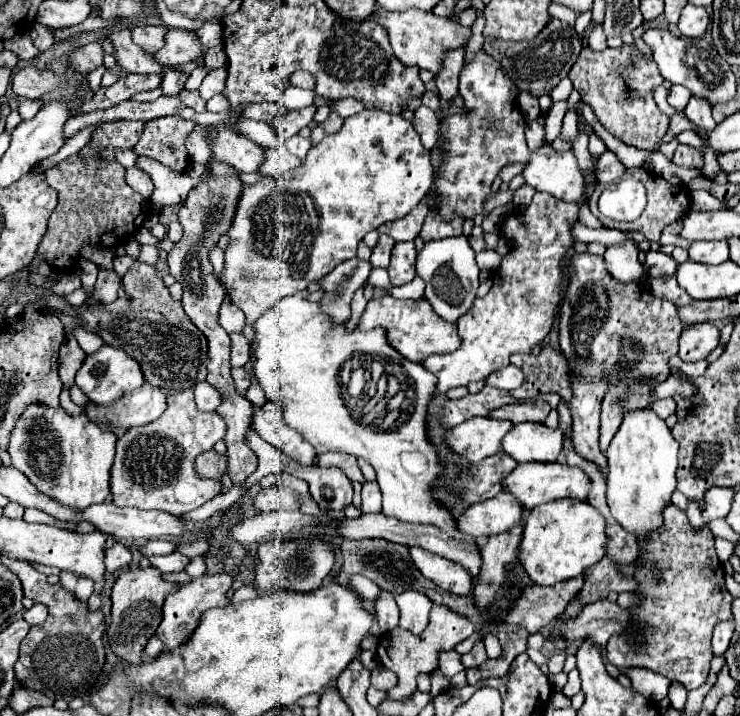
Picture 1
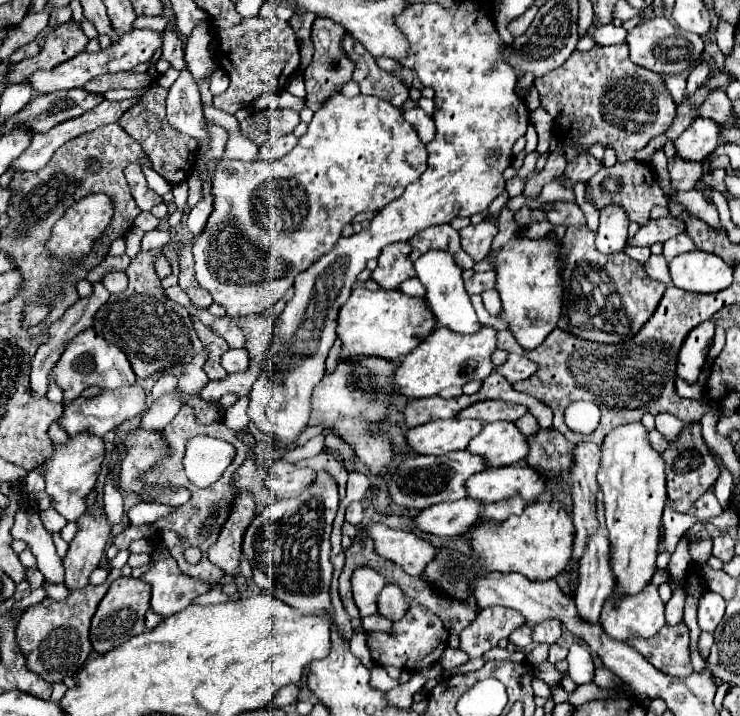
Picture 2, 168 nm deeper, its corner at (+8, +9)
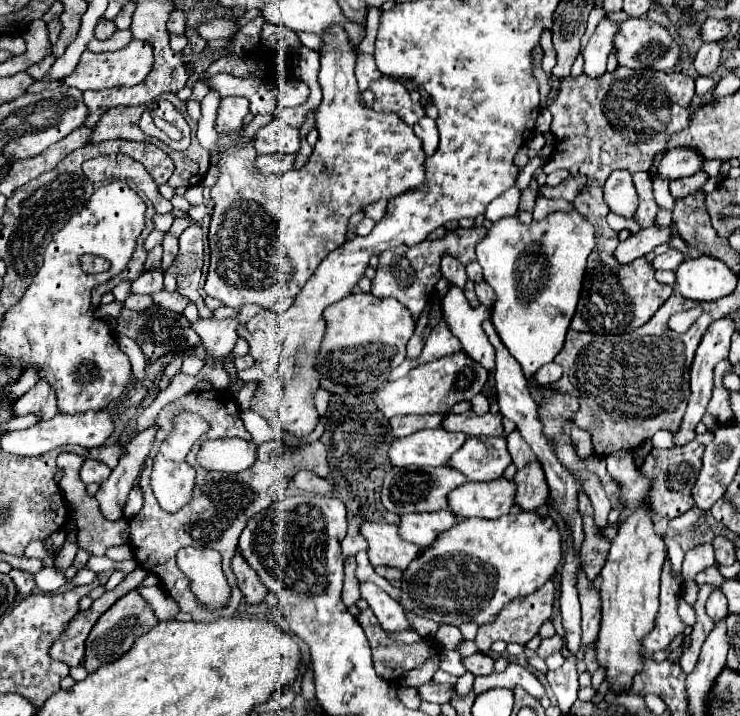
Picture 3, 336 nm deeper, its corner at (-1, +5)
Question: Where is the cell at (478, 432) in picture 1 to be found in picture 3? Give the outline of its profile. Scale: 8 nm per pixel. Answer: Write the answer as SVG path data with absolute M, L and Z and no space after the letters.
M418 430L406 438L396 438L388 448L388 464L392 468L406 466L444 466L454 450L462 448L466 434L436 430Z

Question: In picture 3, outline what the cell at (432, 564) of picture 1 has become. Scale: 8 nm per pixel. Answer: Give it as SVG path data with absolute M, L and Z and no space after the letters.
M364 522L358 532L368 542L368 558L372 566L384 564L384 566L394 566L398 570L406 570L406 566L422 552L420 546L402 542L402 538L398 538L396 524Z

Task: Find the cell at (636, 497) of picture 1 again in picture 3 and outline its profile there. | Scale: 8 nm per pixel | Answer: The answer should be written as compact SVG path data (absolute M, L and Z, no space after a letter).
M616 452L606 456L608 474L620 482L620 498L626 502L630 514L618 526L618 534L612 540L608 560L600 572L600 632L596 640L596 660L606 668L606 682L614 694L624 694L630 690L632 680L644 666L642 640L654 628L658 614L658 594L660 594L660 572L666 560L666 544L662 536L654 532L654 522L650 510L642 502L650 480L634 466L630 452Z

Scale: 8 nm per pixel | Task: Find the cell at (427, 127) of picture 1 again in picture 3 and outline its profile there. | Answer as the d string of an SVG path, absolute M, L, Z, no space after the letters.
M422 118L418 124L414 124L414 134L422 140L422 150L426 156L432 156L438 148L438 130L436 122L432 118Z

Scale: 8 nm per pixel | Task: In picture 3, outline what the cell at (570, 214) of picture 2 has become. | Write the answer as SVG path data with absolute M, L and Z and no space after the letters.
M538 196L532 216L534 218L546 218L546 214L550 214L554 210L570 210L570 208L574 208L572 202L566 202L566 200L548 200L548 198Z

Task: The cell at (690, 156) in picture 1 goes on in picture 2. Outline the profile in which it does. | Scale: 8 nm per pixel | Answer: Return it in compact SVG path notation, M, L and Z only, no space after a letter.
M673 156L673 158L669 158L669 174L671 174L673 190L691 190L691 188L695 188L695 182L703 174L703 164Z

